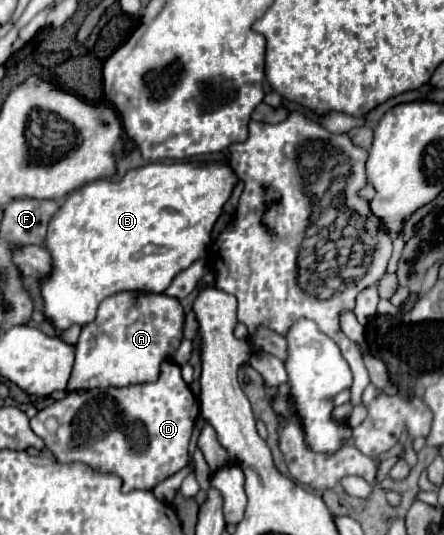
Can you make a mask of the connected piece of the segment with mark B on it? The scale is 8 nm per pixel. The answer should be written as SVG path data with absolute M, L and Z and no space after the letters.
M175 161L175 163L149 163L149 165L143 165L139 169L131 169L123 179L117 179L117 181L109 181L109 179L93 181L93 183L87 183L87 185L75 189L59 205L59 211L51 217L51 223L49 223L45 239L43 239L43 249L47 249L49 255L51 255L51 271L41 281L41 297L43 297L43 315L45 315L45 319L55 329L69 329L71 325L83 327L83 325L95 321L97 307L105 297L111 297L111 295L123 293L123 291L135 293L139 289L143 289L147 293L163 293L169 287L169 283L175 279L175 275L179 275L193 261L203 257L203 249L211 243L211 229L213 229L217 217L221 215L221 209L223 209L225 201L229 199L235 185L237 185L237 175L227 163L179 163L179 161Z

